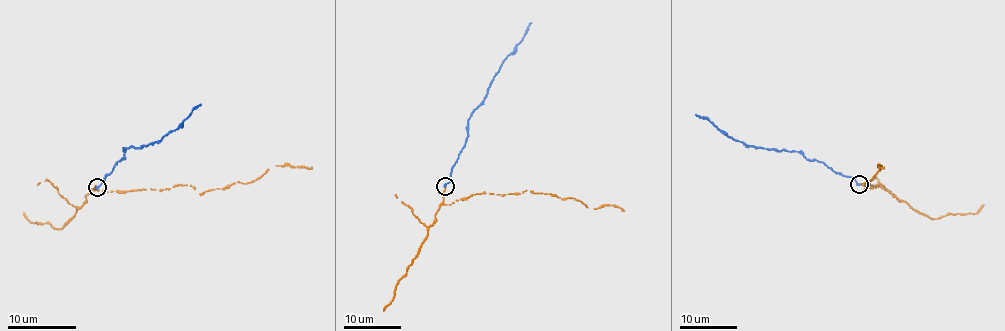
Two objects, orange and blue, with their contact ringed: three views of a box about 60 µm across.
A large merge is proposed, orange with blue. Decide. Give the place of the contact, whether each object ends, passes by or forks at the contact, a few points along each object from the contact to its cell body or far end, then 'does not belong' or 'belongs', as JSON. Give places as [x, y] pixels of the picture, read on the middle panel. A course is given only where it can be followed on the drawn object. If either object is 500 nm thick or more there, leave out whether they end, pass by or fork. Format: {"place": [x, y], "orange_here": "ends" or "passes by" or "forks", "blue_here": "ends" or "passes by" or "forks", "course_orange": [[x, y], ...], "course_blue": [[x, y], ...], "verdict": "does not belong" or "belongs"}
{"place": [445, 186], "orange_here": "ends", "blue_here": "ends", "course_orange": [[444, 188], [444, 205], [476, 193], [531, 190], [561, 199], [573, 198], [587, 207], [614, 205], [624, 210]], "course_blue": [[444, 186], [450, 180], [451, 169], [464, 145], [467, 119], [484, 99], [496, 73], [531, 22]], "verdict": "belongs"}

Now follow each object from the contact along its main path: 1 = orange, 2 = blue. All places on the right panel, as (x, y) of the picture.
1: (861, 184), (869, 183), (878, 187), (866, 186), (865, 181), (863, 189), (882, 166), (878, 166), (883, 169)
2: (859, 184), (801, 153), (746, 146), (695, 114)

